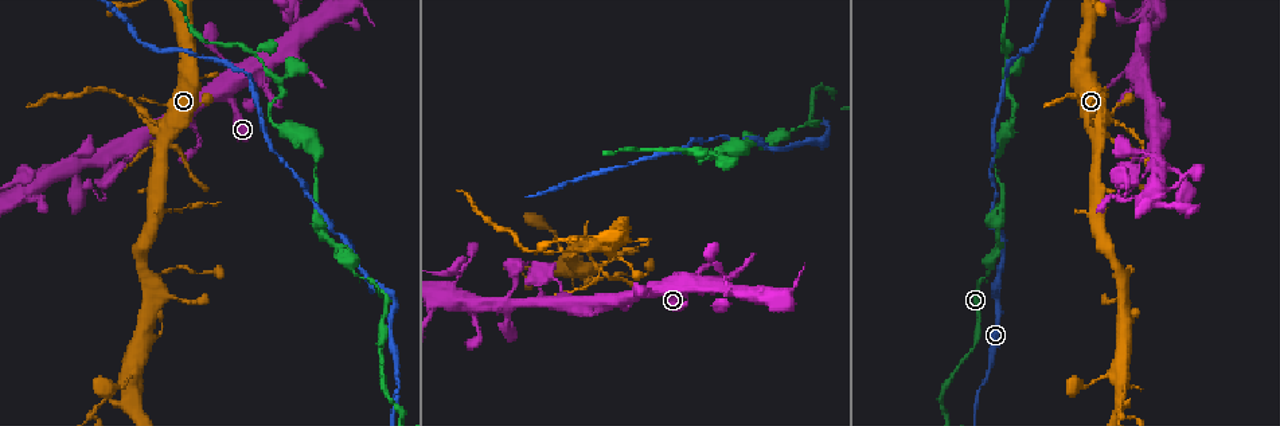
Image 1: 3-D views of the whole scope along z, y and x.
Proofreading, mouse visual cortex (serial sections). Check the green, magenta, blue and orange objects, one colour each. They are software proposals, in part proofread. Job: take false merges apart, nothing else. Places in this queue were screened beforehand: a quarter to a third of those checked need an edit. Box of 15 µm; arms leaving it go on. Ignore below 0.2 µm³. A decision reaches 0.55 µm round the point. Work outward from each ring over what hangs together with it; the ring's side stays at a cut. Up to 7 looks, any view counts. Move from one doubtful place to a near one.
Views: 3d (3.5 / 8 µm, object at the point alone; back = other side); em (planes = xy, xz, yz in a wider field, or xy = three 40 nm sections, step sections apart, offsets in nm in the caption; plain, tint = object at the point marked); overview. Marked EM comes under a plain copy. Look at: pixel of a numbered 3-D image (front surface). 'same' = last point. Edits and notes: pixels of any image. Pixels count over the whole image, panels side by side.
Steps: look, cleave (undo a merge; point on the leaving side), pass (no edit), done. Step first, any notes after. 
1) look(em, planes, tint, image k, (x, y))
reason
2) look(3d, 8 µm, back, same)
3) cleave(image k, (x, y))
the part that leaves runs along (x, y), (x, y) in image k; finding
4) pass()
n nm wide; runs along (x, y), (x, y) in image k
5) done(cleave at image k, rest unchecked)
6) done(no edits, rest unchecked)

look(3d, 8 µm, image 1, (304, 29))
side arm on a straight run

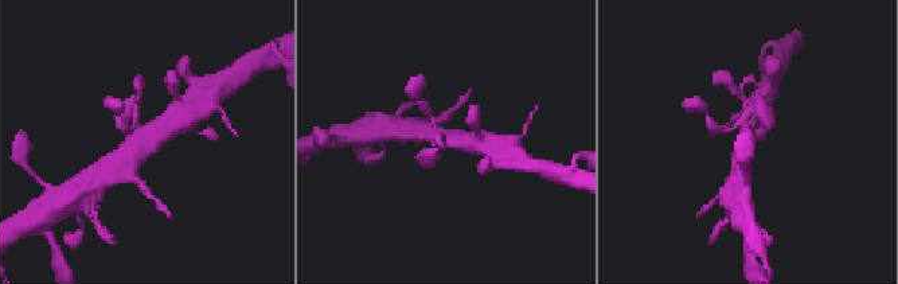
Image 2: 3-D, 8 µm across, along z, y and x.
look(em, xy, step 3, tint, image 2, (140, 145))
3 arms; arms of 200, 400, 450 nm

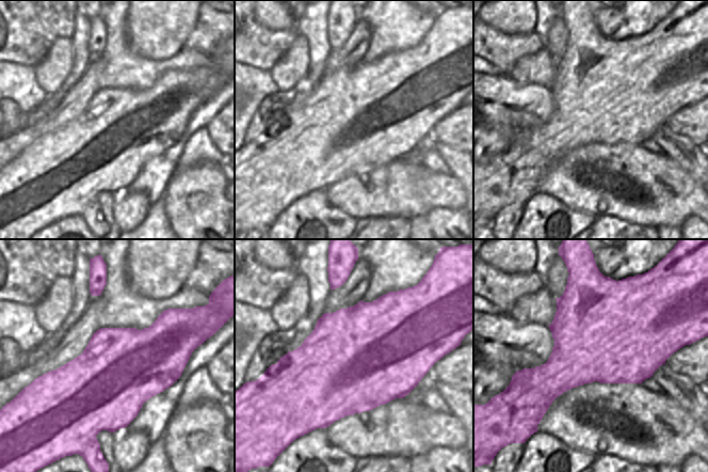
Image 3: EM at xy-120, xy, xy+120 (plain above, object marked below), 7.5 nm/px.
pass()
runs along (112, 167), (175, 120) in image 2; one cell here

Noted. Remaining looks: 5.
look(3d, 3.5 µm, image 1, (168, 131))

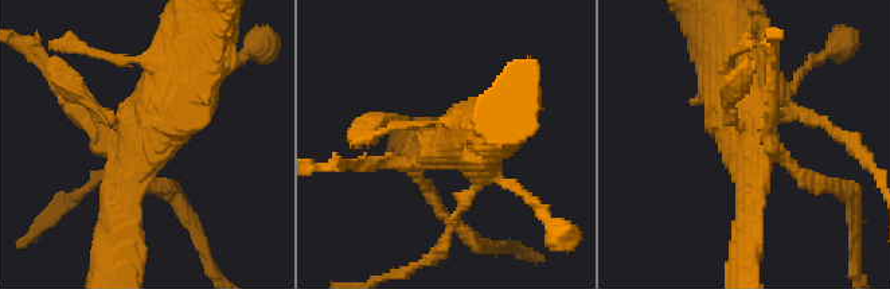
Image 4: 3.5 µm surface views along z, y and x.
look(em, xy, step 3, tint, image 4, (752, 134))

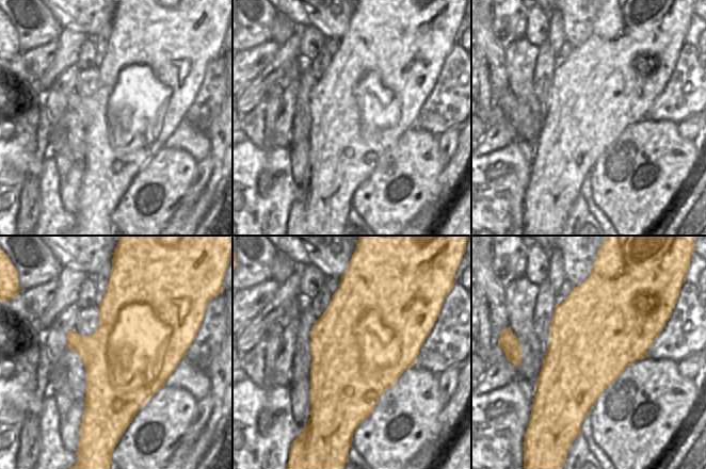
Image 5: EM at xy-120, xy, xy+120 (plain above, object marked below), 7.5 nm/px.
cleave(image 4, (69, 110))
the part that leaves runs along (409, 160), (331, 167) in image 4; two cells meet here

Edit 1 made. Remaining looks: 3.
look(3d, 3.5 µm, image 1, (1124, 379))
abrupt turn

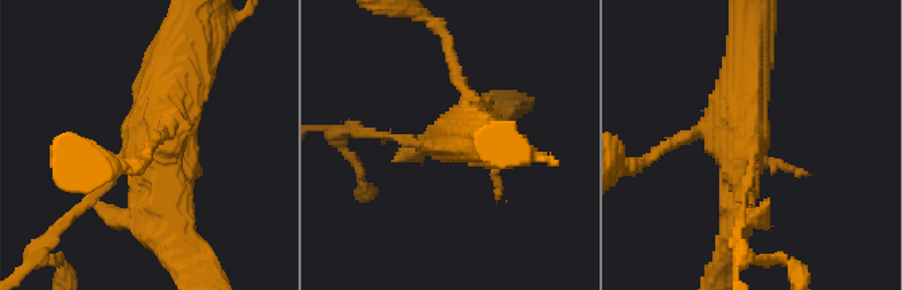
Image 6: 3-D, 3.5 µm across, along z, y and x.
look(em, planes, tint, image 6, (747, 146))

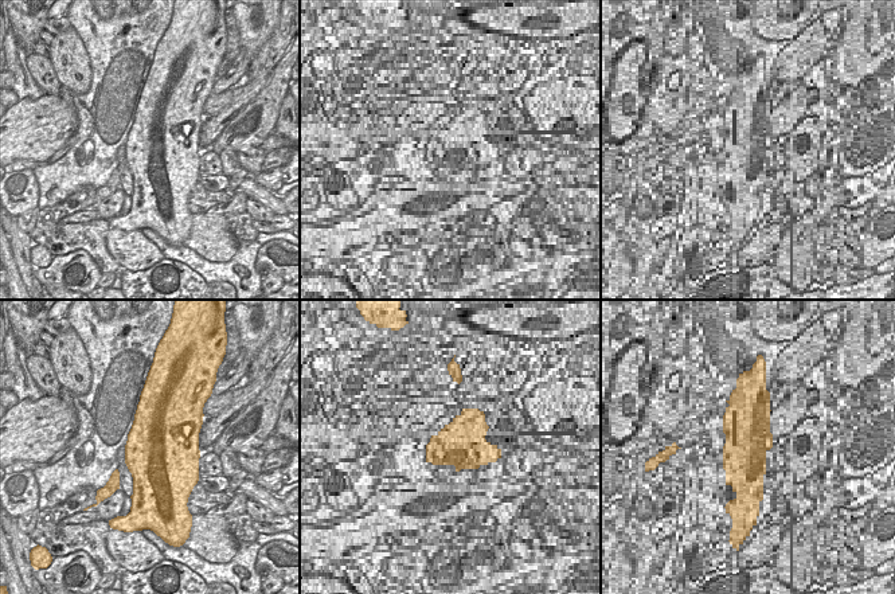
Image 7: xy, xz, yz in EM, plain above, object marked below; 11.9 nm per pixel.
pass()
all the same cell

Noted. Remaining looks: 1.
done(cleave at image 4, rest unchecked)

